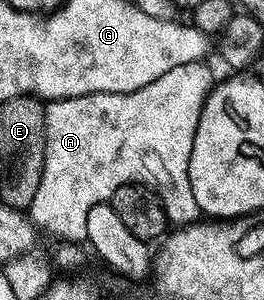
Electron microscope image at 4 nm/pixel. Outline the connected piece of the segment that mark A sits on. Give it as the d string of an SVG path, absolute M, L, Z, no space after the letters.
M201 61L190 65L178 65L178 69L170 69L170 73L162 73L154 81L150 81L146 86L140 87L136 91L126 93L94 93L93 95L79 95L73 99L53 99L44 109L44 136L46 137L46 165L42 169L42 181L38 181L38 193L34 193L34 201L27 209L26 215L31 219L33 226L41 232L49 231L52 235L57 235L57 240L70 243L83 244L86 239L86 217L90 209L99 203L107 203L111 200L114 192L120 187L125 187L127 183L139 183L156 192L160 198L160 204L169 224L177 228L187 227L188 224L195 223L201 218L202 212L198 201L194 201L194 189L190 189L190 153L194 149L194 133L198 129L200 114L204 108L204 102L208 99L208 92L214 86L214 71L210 68L204 71L208 63Z

